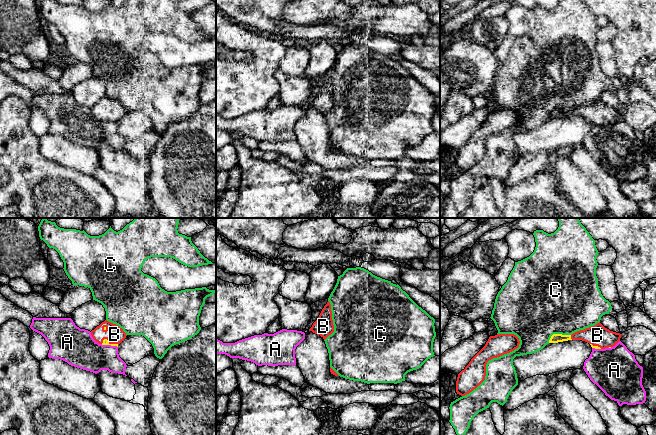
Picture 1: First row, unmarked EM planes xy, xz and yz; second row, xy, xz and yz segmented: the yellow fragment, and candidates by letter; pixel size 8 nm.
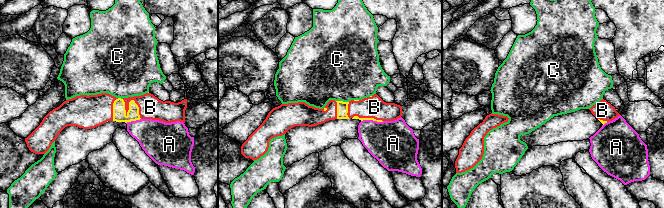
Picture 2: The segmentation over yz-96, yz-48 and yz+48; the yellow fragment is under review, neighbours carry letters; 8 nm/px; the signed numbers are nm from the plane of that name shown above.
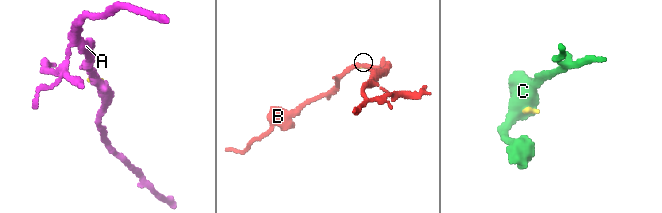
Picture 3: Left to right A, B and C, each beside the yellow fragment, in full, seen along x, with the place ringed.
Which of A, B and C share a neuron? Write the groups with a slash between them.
A / B / C

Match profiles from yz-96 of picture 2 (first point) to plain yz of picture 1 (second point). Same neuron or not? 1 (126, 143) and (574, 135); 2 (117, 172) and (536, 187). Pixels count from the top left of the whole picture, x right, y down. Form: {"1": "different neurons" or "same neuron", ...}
{"1": "different neurons", "2": "different neurons"}

